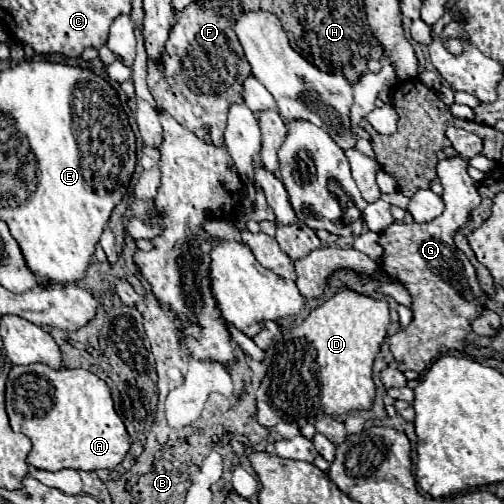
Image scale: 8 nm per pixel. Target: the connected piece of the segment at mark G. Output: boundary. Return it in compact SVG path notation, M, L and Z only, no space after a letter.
M447 128L447 138L461 156L445 158L437 164L437 176L443 186L443 214L427 224L393 222L391 226L387 226L387 230L379 234L379 244L383 246L381 270L401 282L413 298L411 324L389 338L393 358L401 372L423 372L429 362L441 352L465 352L465 340L471 334L471 322L481 316L487 302L487 294L477 280L473 264L453 244L453 236L459 228L467 224L471 210L477 208L481 202L477 184L467 174L469 164L465 162L465 158L481 154L483 142L475 134L457 128Z

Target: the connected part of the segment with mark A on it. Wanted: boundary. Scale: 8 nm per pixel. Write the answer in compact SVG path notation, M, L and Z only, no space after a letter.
M47 364L13 366L7 378L7 414L11 420L11 428L25 434L33 442L27 462L41 470L111 470L123 462L125 454L131 448L131 436L127 434L123 420L113 408L109 386L89 370L53 370Z

